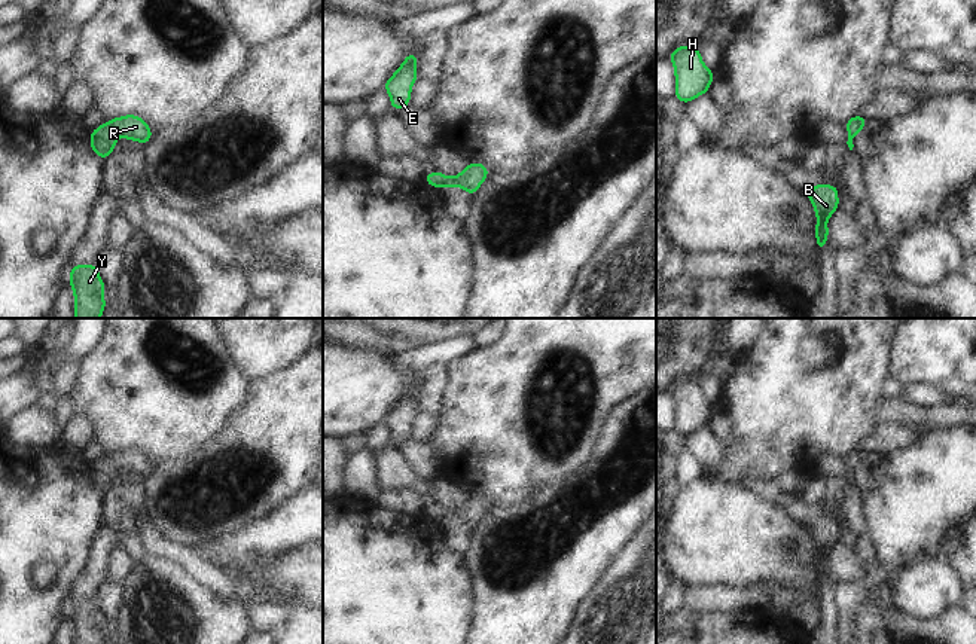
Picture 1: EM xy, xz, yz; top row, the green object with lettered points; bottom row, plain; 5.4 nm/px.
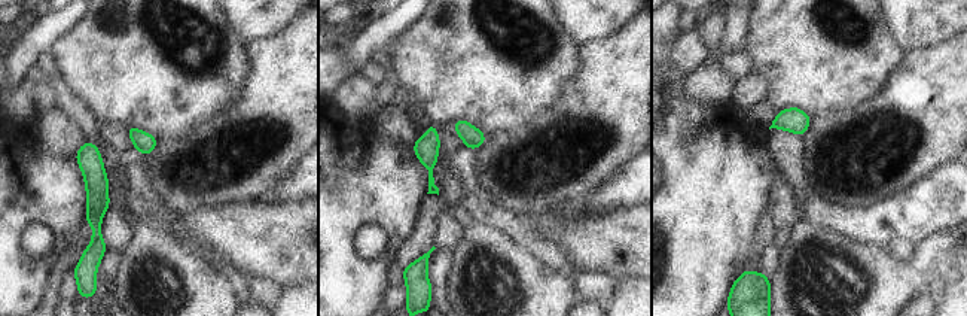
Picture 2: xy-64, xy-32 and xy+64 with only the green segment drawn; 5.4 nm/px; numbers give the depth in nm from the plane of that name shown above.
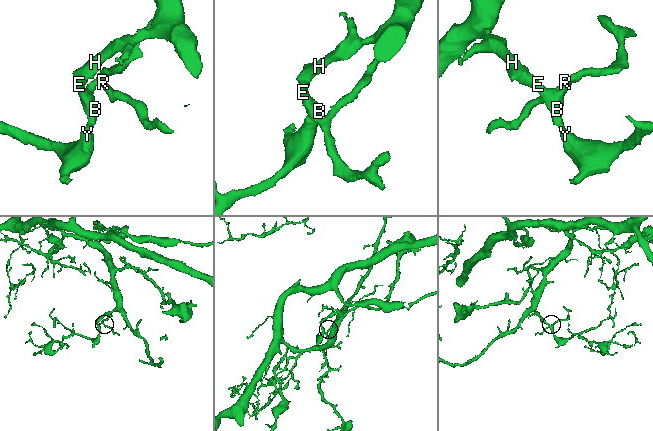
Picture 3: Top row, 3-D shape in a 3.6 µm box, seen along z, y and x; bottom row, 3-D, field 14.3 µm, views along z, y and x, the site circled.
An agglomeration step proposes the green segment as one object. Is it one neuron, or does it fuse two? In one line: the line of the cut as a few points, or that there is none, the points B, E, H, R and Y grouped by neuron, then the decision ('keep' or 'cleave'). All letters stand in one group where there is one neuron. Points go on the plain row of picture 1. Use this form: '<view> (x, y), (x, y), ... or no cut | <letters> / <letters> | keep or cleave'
no cut | B E H R Y | keep

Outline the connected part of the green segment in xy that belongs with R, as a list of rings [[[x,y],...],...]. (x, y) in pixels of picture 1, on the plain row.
[[[135,448],[110,452],[107,457],[91,466],[89,474],[92,483],[106,494],[107,489],[115,483],[118,468],[146,477],[150,474],[152,463]]]

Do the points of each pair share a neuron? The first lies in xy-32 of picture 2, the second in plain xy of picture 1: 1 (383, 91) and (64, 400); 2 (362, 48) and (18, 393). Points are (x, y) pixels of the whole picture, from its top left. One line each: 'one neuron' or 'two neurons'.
1: one neuron
2: two neurons

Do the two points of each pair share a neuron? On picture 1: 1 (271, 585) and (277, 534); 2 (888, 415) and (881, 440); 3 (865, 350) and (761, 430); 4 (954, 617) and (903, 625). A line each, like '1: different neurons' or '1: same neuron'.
1: different neurons
2: different neurons
3: same neuron
4: same neuron

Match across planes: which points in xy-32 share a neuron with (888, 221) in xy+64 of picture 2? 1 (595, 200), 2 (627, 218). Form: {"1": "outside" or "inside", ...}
{"1": "inside", "2": "outside"}

